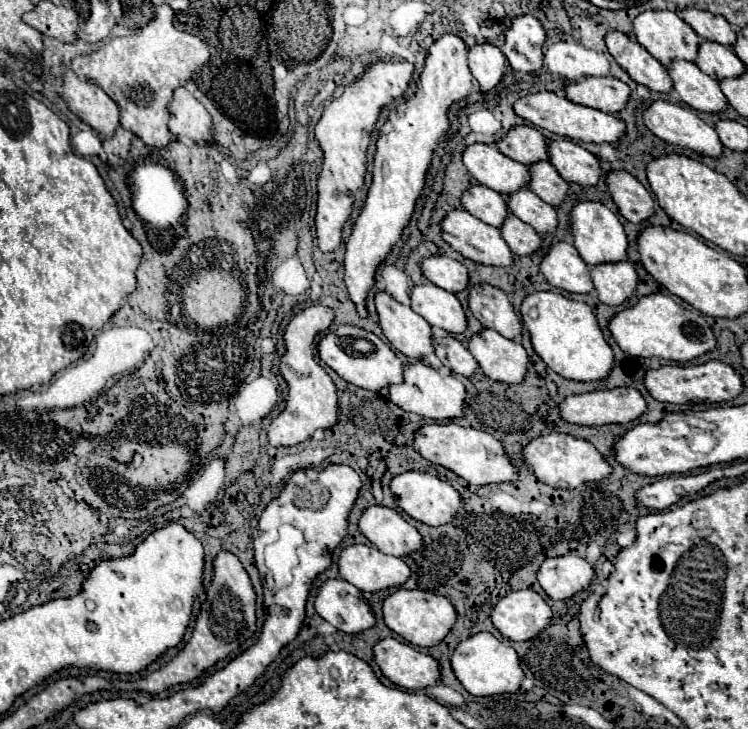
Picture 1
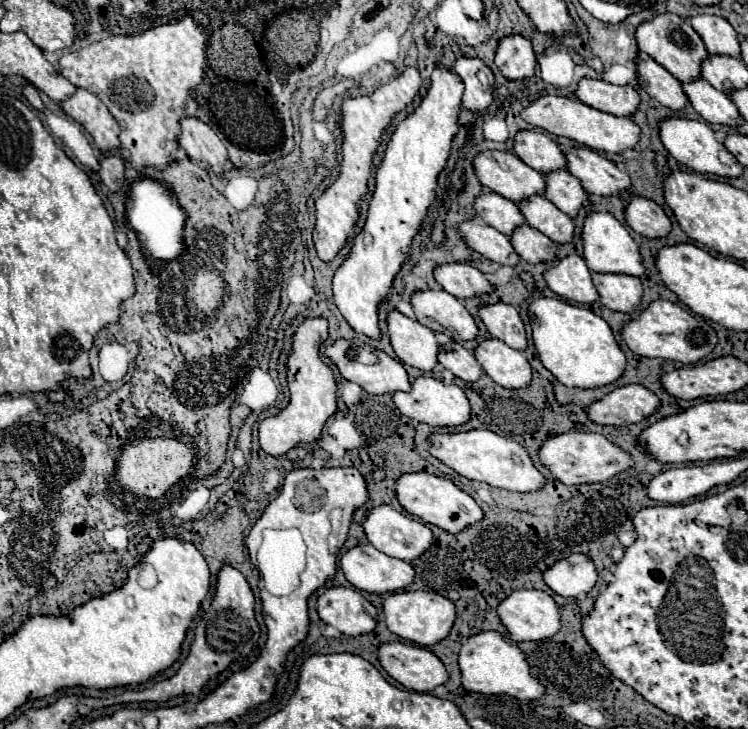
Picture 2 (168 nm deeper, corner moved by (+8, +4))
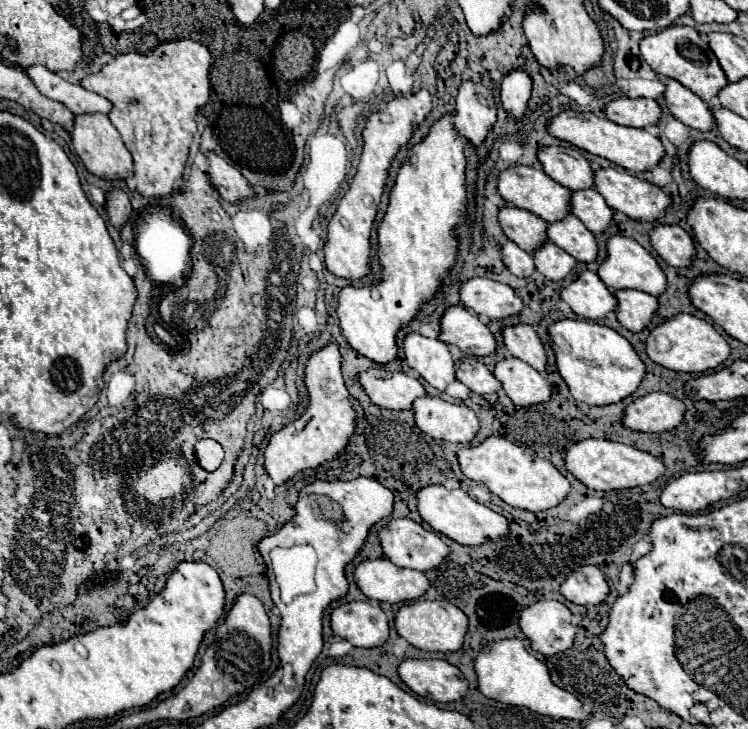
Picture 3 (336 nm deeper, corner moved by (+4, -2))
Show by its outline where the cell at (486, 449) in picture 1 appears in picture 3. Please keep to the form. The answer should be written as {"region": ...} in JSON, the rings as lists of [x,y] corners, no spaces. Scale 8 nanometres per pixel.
{"region":[[[486,438],[478,446],[464,446],[458,450],[458,464],[464,476],[474,482],[482,482],[498,498],[514,508],[524,508],[530,512],[540,512],[560,504],[568,492],[568,480],[546,460],[540,458],[532,448],[522,448],[504,438]]]}

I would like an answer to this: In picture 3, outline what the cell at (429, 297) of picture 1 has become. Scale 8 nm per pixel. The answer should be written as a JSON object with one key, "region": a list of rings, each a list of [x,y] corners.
{"region":[[[460,304],[444,310],[438,338],[446,344],[456,344],[466,356],[486,356],[496,350],[496,340],[486,324]]]}

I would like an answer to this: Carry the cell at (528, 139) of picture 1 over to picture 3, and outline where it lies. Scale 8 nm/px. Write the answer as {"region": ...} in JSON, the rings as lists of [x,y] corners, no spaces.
{"region":[[[544,146],[538,148],[536,158],[542,170],[558,184],[570,190],[592,188],[590,162],[574,148],[566,146]]]}

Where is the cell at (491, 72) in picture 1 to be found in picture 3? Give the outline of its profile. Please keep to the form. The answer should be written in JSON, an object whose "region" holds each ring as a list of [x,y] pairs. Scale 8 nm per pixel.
{"region":[[[466,80],[458,88],[454,124],[474,146],[482,144],[496,122],[496,100],[492,90],[480,82]]]}

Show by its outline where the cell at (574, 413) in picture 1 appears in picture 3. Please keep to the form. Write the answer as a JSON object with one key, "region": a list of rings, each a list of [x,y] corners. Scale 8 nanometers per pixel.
{"region":[[[650,392],[624,408],[622,424],[638,432],[674,430],[684,416],[684,404],[664,392]]]}

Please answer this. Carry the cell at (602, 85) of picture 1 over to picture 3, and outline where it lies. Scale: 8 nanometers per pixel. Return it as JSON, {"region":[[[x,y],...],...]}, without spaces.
{"region":[[[616,98],[604,106],[604,114],[608,120],[622,124],[622,126],[634,126],[634,128],[646,128],[658,122],[662,110],[656,100],[652,98]]]}

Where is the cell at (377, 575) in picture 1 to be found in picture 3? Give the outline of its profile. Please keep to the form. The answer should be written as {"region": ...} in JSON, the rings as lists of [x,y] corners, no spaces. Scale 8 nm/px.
{"region":[[[388,558],[360,562],[354,568],[354,580],[366,598],[390,604],[416,600],[428,590],[428,580],[422,572],[400,568]]]}

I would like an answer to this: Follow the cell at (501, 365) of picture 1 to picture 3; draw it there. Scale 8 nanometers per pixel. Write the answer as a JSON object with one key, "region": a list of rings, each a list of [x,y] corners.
{"region":[[[504,358],[496,362],[492,374],[500,380],[508,398],[518,406],[532,406],[550,398],[550,386],[538,370],[518,358]]]}

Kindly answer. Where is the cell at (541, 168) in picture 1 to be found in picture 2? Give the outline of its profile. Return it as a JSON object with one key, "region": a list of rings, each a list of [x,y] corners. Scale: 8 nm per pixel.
{"region":[[[558,170],[546,174],[546,192],[544,196],[554,202],[564,214],[578,216],[580,208],[588,200],[586,190],[582,188],[580,180],[576,180],[568,170]]]}

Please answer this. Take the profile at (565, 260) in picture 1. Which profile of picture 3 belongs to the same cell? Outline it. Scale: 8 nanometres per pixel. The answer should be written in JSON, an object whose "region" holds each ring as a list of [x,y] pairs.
{"region":[[[592,270],[580,272],[576,280],[562,288],[560,296],[580,318],[586,320],[596,320],[616,310],[616,298]]]}

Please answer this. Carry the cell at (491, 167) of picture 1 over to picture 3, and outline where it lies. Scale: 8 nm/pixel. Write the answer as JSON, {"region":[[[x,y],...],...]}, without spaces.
{"region":[[[512,166],[502,170],[498,178],[498,194],[512,206],[528,210],[546,222],[556,222],[556,218],[564,218],[568,214],[568,194],[570,190],[554,182],[550,176],[544,174],[544,170],[536,170],[532,166]]]}

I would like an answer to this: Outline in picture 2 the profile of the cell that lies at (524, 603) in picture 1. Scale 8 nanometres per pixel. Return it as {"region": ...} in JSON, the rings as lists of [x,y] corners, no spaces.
{"region":[[[516,590],[498,606],[498,616],[514,642],[546,640],[560,630],[554,598],[538,590]]]}

